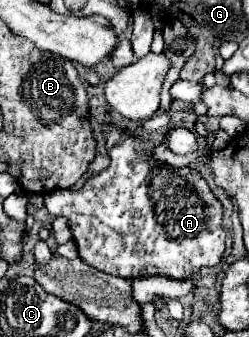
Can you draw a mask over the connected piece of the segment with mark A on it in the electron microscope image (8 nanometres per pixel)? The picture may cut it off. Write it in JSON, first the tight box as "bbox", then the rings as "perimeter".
{"bbox":[44,123,226,279],"perimeter":[[[104,123],[100,125],[100,131],[104,135],[122,135],[120,143],[108,149],[108,155],[112,159],[110,167],[84,183],[82,189],[54,189],[44,195],[48,213],[68,219],[80,259],[90,267],[124,279],[146,275],[190,279],[200,271],[200,267],[218,265],[224,255],[226,239],[226,231],[222,227],[222,205],[212,195],[208,183],[200,177],[200,173],[190,167],[178,169],[154,159],[146,159],[152,157],[150,151],[154,149],[154,143],[136,139],[128,133],[128,129],[116,123]]]}

